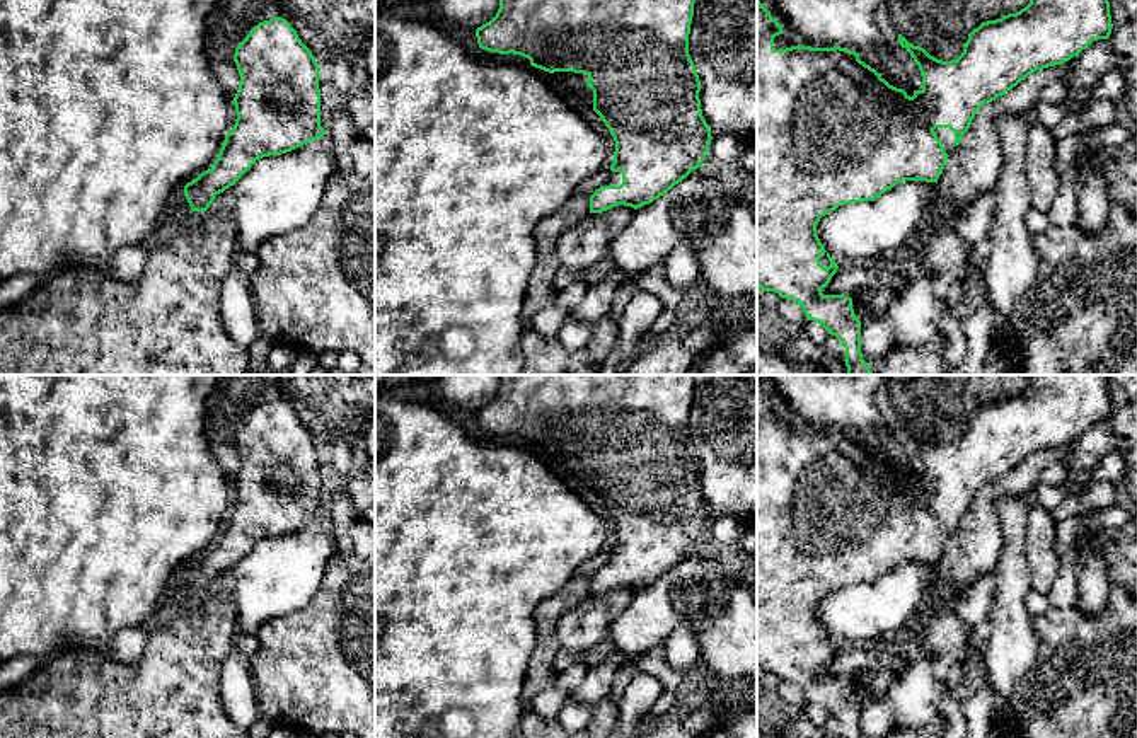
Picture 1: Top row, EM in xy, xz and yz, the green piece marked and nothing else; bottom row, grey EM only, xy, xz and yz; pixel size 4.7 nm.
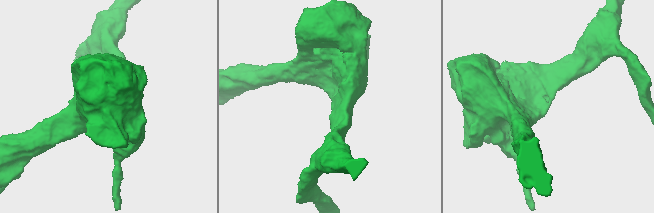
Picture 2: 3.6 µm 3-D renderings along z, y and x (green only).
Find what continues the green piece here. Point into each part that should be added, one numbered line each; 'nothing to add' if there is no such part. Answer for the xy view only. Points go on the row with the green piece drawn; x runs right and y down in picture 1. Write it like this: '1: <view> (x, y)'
nothing to add

